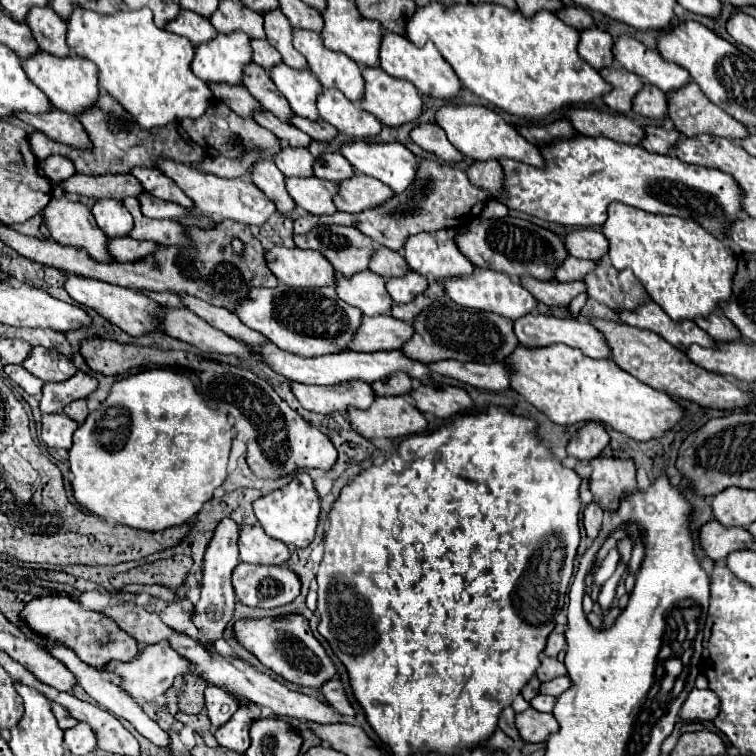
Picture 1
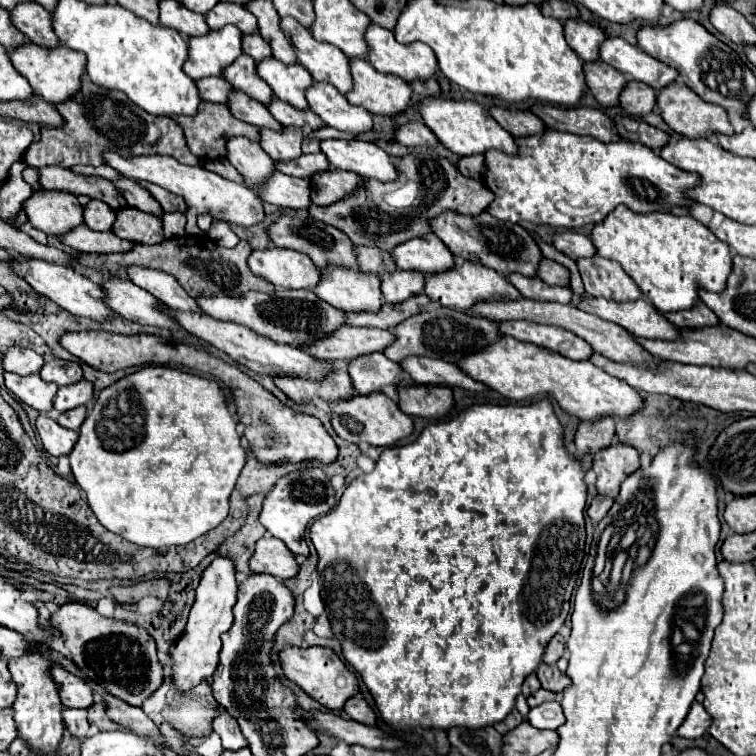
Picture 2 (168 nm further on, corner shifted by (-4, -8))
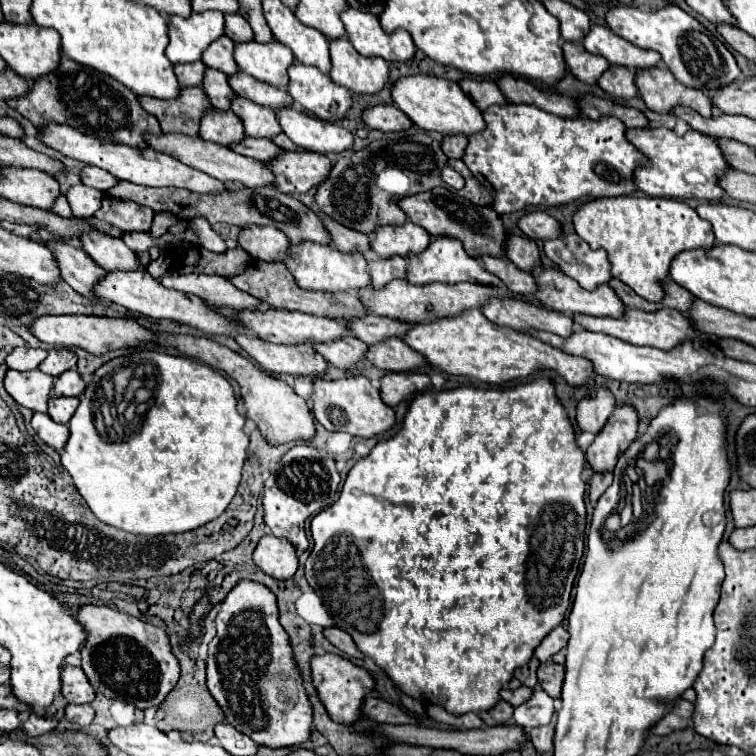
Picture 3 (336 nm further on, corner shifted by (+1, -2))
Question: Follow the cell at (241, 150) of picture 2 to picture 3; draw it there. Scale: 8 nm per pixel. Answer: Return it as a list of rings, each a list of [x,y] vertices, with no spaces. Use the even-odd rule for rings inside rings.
[[[214,110],[204,114],[200,122],[200,138],[216,142],[220,146],[230,146],[236,142],[242,142],[244,138],[244,126],[240,118],[232,110]]]

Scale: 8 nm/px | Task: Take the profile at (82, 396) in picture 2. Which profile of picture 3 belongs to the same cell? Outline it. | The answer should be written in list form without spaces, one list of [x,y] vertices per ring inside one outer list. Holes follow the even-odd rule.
[[[68,370],[54,380],[54,396],[80,396],[84,394],[84,380],[76,370]]]

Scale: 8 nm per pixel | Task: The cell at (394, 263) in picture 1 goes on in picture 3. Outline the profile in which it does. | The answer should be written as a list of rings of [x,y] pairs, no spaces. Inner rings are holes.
[[[324,218],[324,226],[328,228],[328,232],[334,240],[334,246],[340,252],[344,252],[344,254],[354,254],[354,252],[366,254],[366,252],[370,252],[370,238],[366,234],[350,230],[350,228],[334,222],[332,218]]]

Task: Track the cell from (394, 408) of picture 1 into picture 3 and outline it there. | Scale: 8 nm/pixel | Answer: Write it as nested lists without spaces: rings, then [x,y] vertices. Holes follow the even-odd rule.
[[[352,376],[346,380],[316,380],[312,394],[312,412],[316,420],[330,432],[348,432],[360,438],[374,438],[390,430],[396,422],[394,410],[380,398],[380,390],[364,376]]]

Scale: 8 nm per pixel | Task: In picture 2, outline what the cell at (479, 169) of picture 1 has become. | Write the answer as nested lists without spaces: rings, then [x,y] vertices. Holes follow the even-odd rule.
[[[483,154],[461,156],[461,158],[457,160],[457,168],[459,168],[459,172],[463,172],[463,176],[473,176],[473,178],[481,178],[481,176],[485,174]]]

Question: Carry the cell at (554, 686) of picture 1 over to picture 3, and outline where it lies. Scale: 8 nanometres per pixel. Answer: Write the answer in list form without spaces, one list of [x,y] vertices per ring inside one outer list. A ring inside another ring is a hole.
[[[520,686],[520,688],[516,688],[516,690],[512,690],[512,696],[510,696],[510,704],[516,708],[516,706],[520,706],[520,704],[524,704],[524,702],[528,702],[528,698],[532,696],[532,688],[526,688],[526,686]]]

